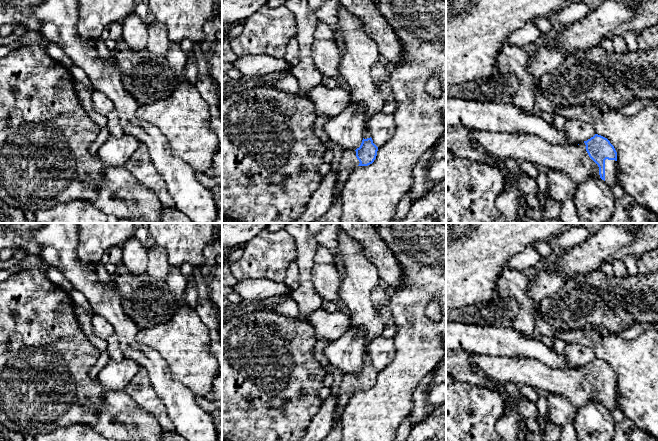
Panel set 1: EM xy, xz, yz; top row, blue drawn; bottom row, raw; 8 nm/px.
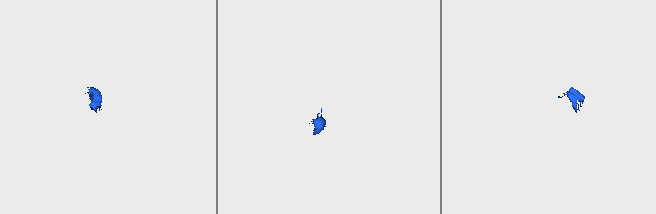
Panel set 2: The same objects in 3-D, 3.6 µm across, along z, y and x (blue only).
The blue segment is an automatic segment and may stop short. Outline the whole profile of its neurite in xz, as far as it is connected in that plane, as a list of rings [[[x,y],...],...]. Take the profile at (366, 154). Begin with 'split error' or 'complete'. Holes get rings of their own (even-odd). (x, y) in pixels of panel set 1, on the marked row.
split error; [[[341,3],[338,8],[338,32],[345,44],[340,58],[340,76],[350,86],[351,100],[355,104],[364,105],[365,130],[359,148],[342,152],[338,180],[335,184],[339,195],[332,202],[330,209],[313,223],[340,223],[341,191],[345,182],[357,166],[368,166],[376,159],[378,147],[367,130],[367,121],[381,112],[385,104],[380,88],[371,76],[371,67],[382,59],[377,44],[366,34],[360,19]]]

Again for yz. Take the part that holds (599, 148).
split error; [[[473,131],[471,138],[487,152],[501,158],[525,160],[547,169],[565,173],[576,185],[589,178],[601,178],[611,188],[616,182],[617,152],[610,141],[598,134],[579,145],[551,144],[536,135],[517,133],[495,133],[491,131]]]

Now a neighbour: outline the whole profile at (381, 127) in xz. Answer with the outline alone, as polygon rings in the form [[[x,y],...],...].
[[[379,112],[367,121],[367,130],[373,143],[380,147],[390,140],[395,131],[395,121],[393,114],[383,114]]]

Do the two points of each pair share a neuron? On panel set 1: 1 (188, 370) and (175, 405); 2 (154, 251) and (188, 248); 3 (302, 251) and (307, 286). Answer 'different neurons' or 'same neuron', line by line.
1: different neurons
2: different neurons
3: same neuron

